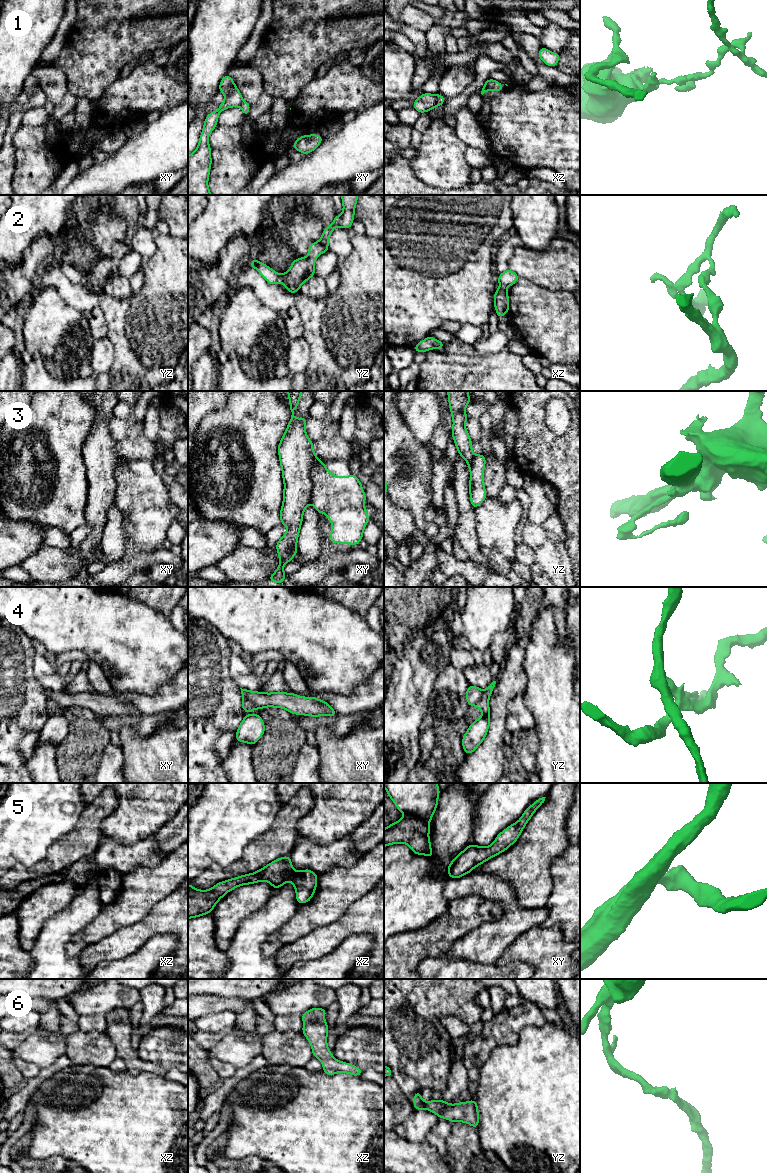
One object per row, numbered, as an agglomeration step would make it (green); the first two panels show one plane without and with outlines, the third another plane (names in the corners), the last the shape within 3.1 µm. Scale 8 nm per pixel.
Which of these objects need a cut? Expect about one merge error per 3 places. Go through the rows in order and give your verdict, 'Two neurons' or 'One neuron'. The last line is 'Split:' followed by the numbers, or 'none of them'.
1: Two neurons
2: Two neurons
3: Two neurons
4: Two neurons
5: One neuron
6: One neuron
Split: 1, 2, 3, 4

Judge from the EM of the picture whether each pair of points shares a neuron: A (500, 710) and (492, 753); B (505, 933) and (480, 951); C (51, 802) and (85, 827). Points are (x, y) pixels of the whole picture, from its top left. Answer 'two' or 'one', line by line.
A: one
B: one
C: two

